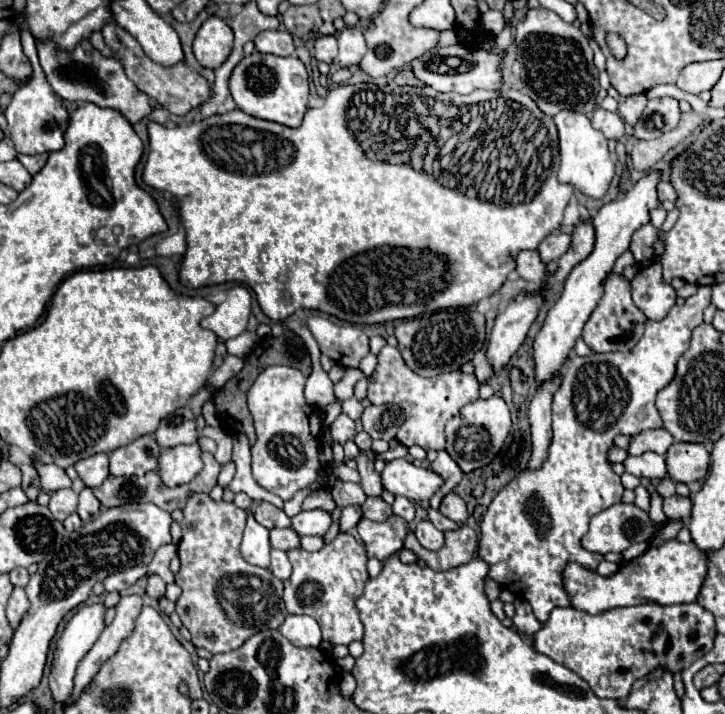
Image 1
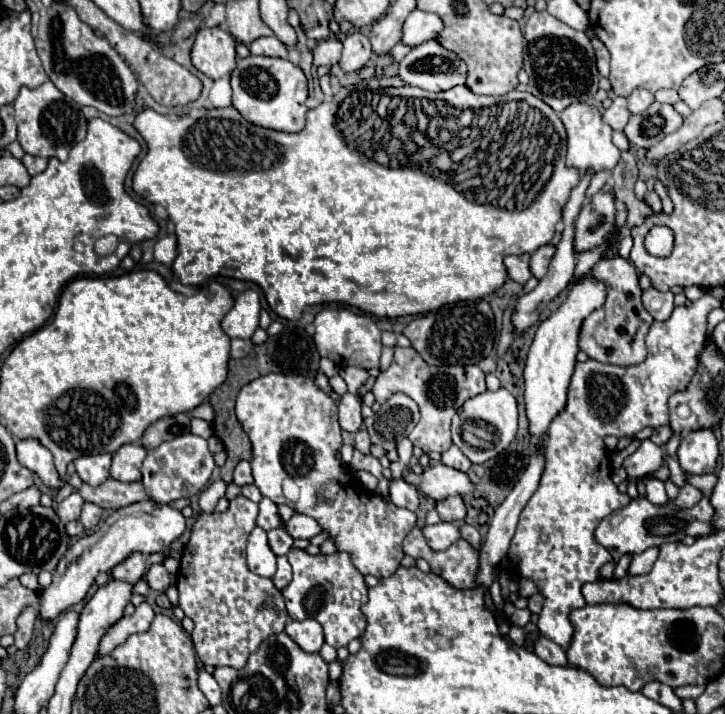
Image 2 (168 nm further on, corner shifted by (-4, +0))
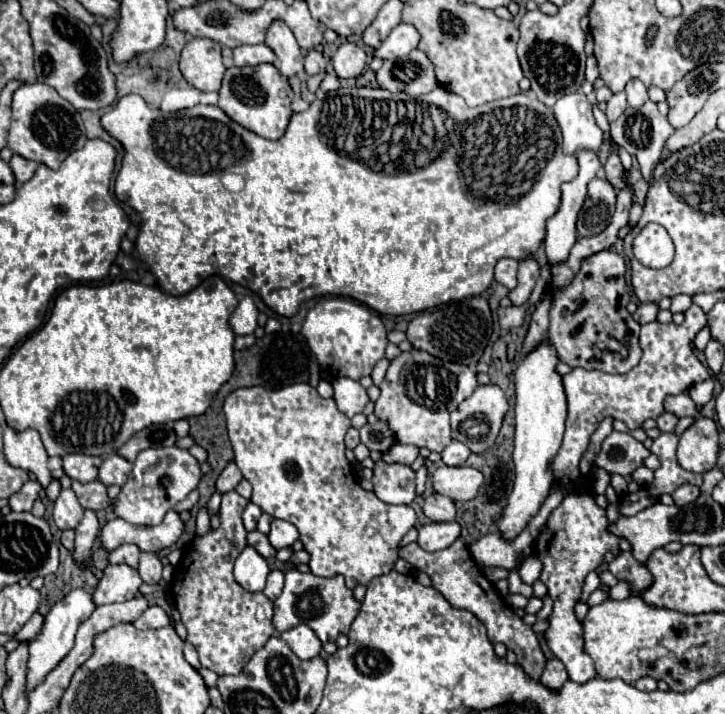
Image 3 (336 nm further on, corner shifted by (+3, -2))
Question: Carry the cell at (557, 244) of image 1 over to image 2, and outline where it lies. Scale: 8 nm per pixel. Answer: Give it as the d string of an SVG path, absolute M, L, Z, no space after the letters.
M541 246L539 250L535 250L531 254L531 260L529 260L529 268L531 268L531 274L541 280L545 274L547 274L547 266L549 266L549 260L553 258L555 254L555 246Z

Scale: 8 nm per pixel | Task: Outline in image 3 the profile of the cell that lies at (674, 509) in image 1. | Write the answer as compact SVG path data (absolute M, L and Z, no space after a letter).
M682 484L678 486L674 492L672 492L672 498L674 498L674 504L676 506L684 506L684 504L690 504L698 498L700 490L698 486L692 486L692 484Z

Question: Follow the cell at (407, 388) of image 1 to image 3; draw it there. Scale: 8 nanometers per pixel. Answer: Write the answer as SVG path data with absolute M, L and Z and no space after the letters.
M412 348L390 362L384 382L380 384L380 398L374 402L374 412L396 432L396 442L440 452L448 442L452 442L450 412L456 410L456 406L468 398L476 386L476 372L468 366L444 362Z

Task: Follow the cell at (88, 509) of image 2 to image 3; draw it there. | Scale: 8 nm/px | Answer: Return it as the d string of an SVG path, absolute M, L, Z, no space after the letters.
M84 510L84 518L80 520L78 528L76 528L76 546L74 546L74 556L78 560L88 562L90 560L90 548L96 540L96 534L100 530L98 518L92 510Z

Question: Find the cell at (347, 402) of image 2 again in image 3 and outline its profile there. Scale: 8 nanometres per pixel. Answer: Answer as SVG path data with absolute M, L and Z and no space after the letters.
M336 378L332 380L334 386L334 402L342 414L352 418L354 414L362 412L362 408L368 402L366 390L360 386L360 382L350 378Z

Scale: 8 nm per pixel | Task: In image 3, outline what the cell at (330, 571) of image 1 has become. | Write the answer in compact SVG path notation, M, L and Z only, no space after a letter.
M294 566L286 568L286 584L280 598L274 602L274 628L278 632L290 630L292 626L306 624L314 630L322 644L336 642L338 634L348 634L356 614L360 612L360 602L354 598L354 592L344 584L340 574L332 578L320 578L312 572L300 572Z

